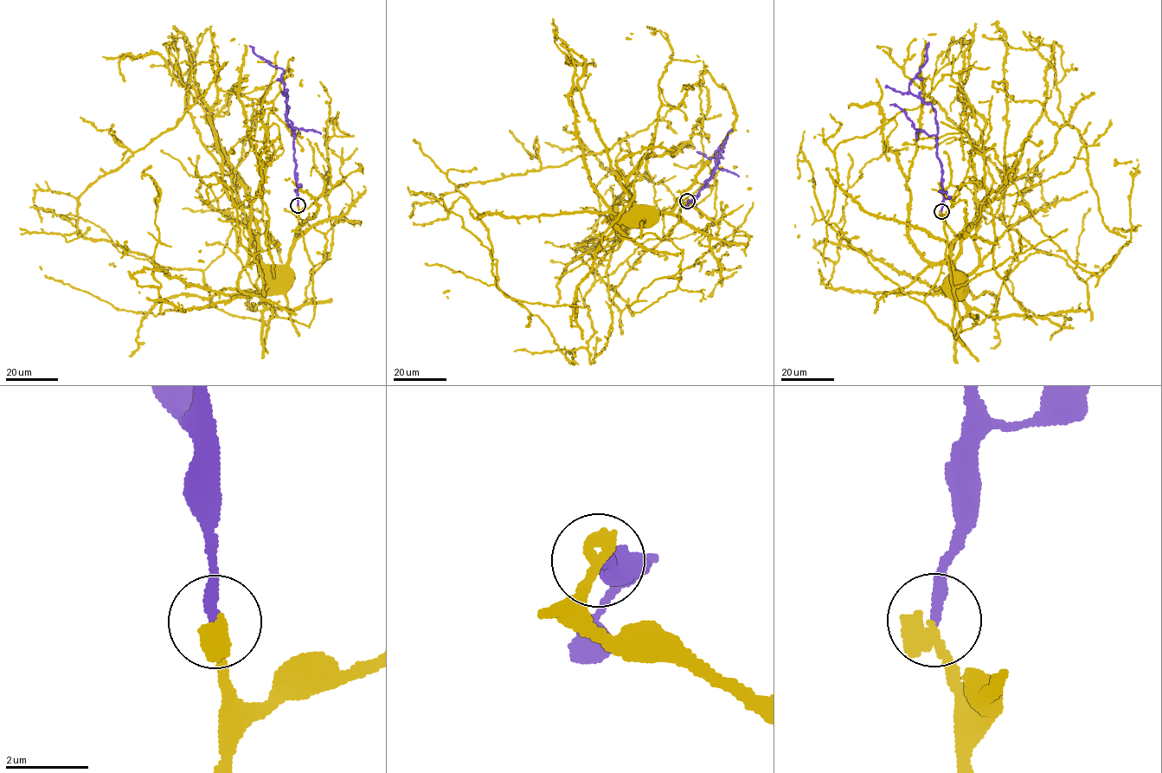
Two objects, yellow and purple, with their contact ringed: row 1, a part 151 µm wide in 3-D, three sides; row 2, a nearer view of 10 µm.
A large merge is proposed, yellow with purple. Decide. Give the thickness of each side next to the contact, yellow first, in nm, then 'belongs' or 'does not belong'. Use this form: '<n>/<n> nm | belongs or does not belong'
440/280 nm | belongs

